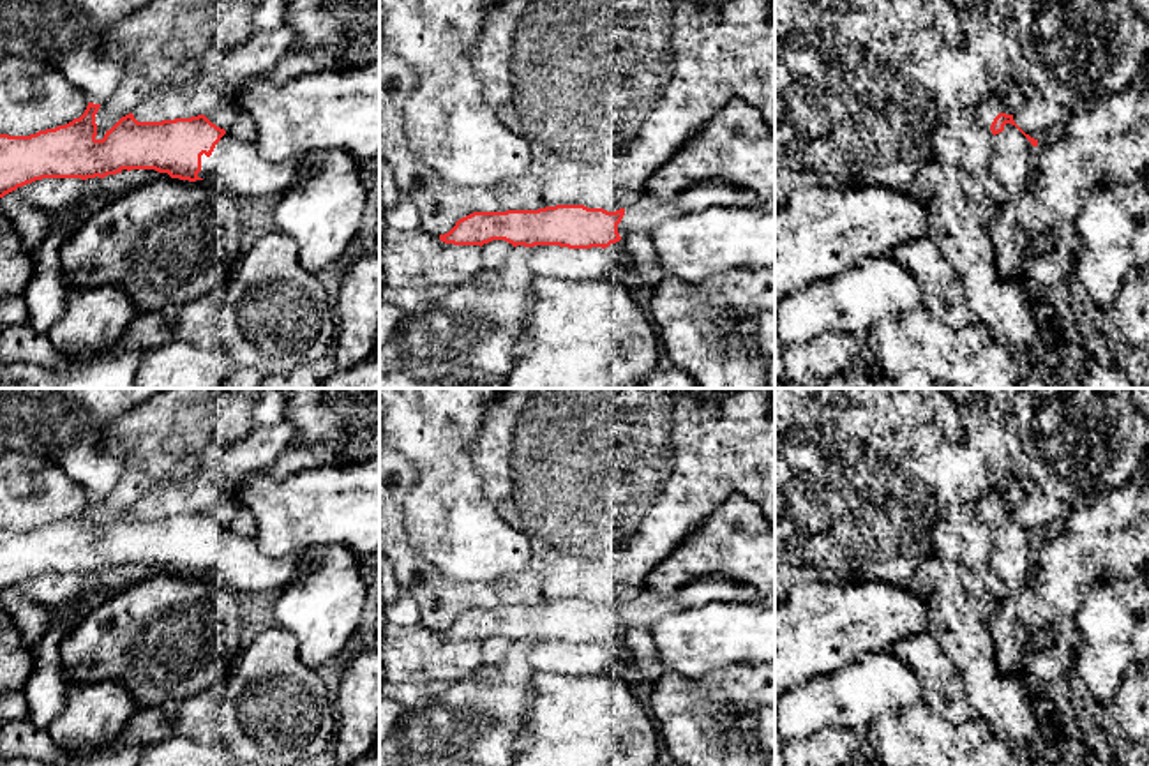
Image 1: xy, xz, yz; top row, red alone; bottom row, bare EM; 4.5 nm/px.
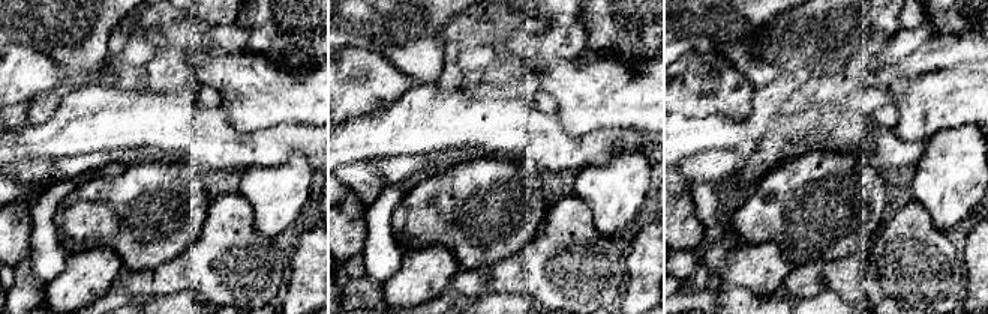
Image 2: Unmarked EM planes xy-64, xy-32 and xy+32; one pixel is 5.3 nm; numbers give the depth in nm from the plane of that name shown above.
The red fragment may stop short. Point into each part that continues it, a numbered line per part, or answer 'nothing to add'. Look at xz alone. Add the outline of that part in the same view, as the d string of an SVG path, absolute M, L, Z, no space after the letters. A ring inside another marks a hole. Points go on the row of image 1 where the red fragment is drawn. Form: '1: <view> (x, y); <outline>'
1: xz (652, 210); M699 182L674 196L646 194L642 199L625 208L625 215L618 224L618 233L627 240L632 233L650 233L665 221L711 207L775 214L775 194L762 198L727 182Z

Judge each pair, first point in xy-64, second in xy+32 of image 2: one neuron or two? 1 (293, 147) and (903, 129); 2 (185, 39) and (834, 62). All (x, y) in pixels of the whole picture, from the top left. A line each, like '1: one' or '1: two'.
1: two
2: two

